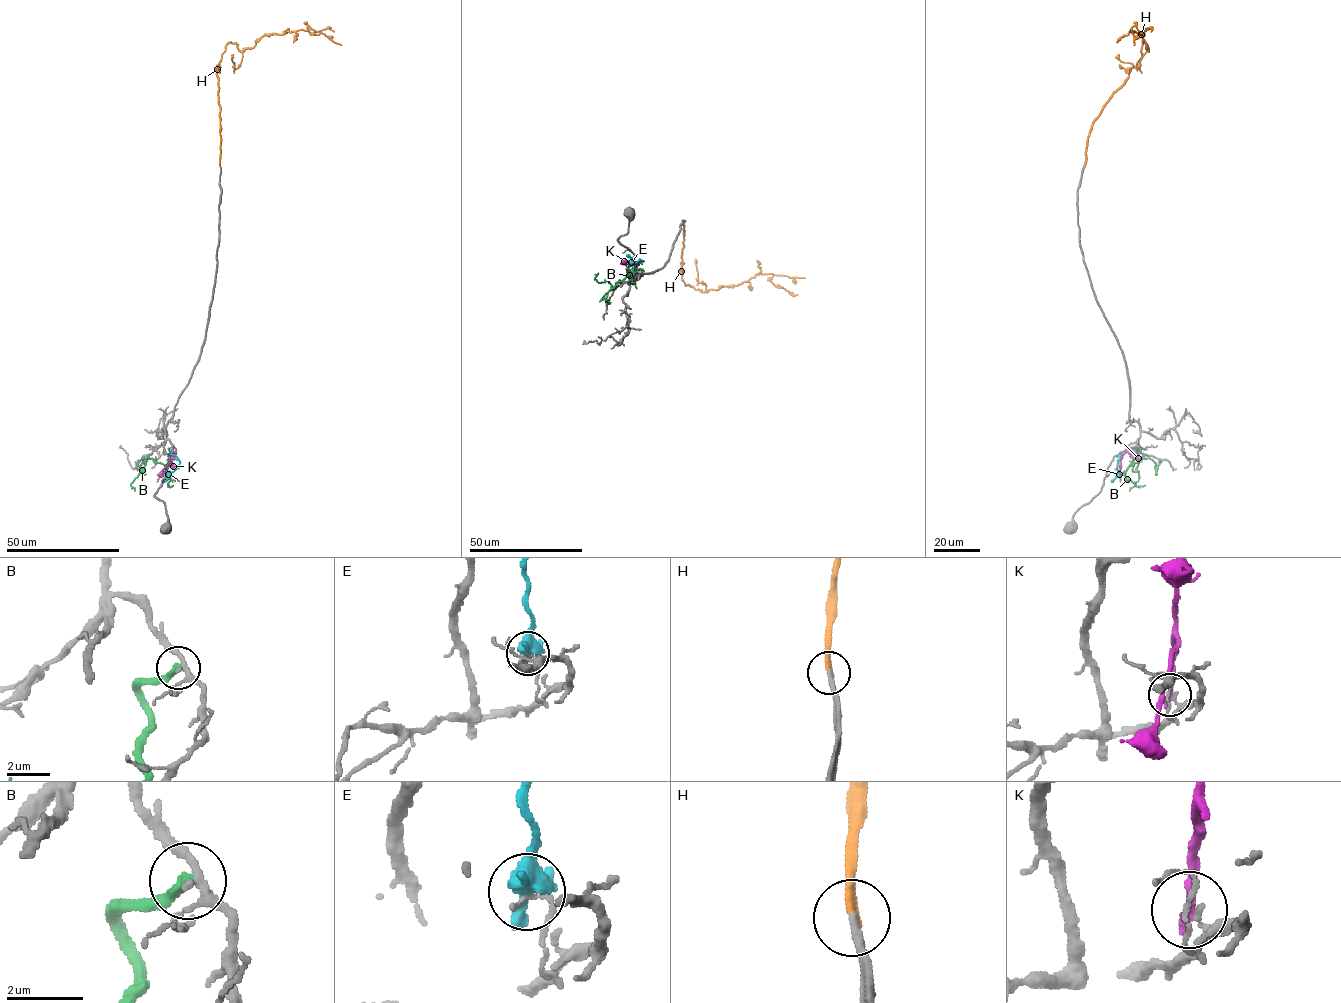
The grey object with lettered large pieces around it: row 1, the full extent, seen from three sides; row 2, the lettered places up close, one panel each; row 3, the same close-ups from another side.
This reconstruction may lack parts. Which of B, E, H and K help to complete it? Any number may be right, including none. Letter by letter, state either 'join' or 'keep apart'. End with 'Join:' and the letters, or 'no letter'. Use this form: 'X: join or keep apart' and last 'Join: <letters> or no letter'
B: keep apart
E: keep apart
H: join
K: keep apart
Join: H

